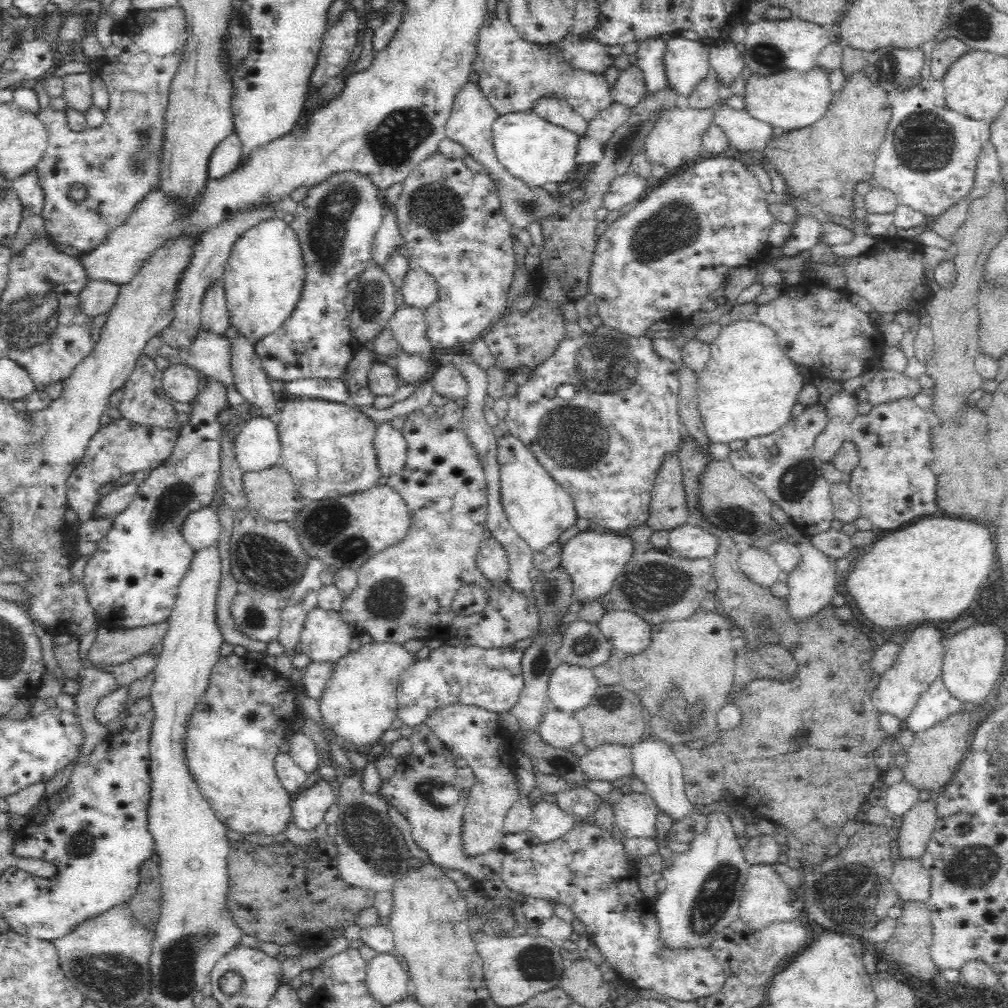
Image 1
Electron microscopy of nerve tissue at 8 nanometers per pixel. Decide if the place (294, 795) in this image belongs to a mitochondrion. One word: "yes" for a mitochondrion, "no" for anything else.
no

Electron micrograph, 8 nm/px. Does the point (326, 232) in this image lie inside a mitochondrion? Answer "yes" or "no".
yes

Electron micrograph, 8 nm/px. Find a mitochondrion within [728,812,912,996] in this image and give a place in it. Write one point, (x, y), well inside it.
(842, 897)

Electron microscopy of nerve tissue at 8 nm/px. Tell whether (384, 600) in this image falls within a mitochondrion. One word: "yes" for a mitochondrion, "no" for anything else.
yes

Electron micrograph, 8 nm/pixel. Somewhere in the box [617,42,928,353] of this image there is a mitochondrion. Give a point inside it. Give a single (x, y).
(672, 225)

